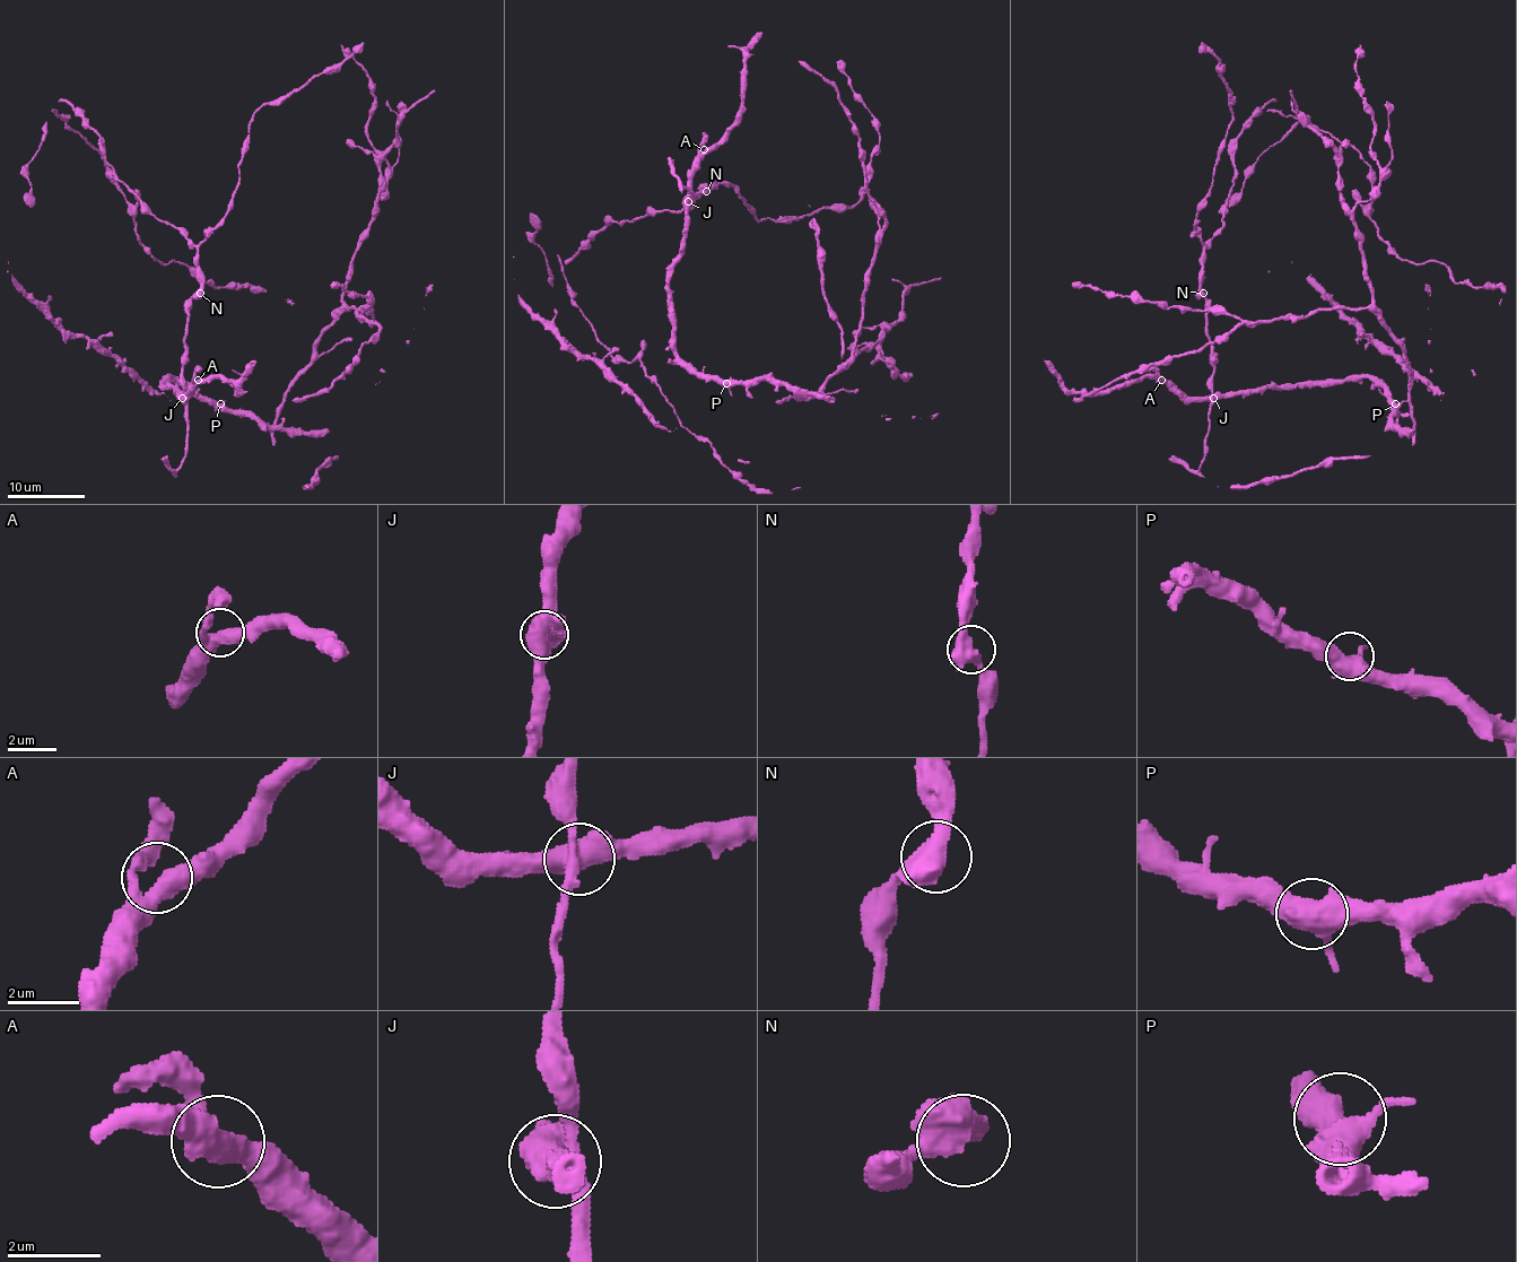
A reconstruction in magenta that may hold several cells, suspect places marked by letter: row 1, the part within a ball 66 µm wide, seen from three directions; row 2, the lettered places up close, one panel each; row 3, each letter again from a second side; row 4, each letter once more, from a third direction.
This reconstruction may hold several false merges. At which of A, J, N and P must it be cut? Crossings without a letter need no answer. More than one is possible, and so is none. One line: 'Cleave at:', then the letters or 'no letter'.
Cleave at: no letter

